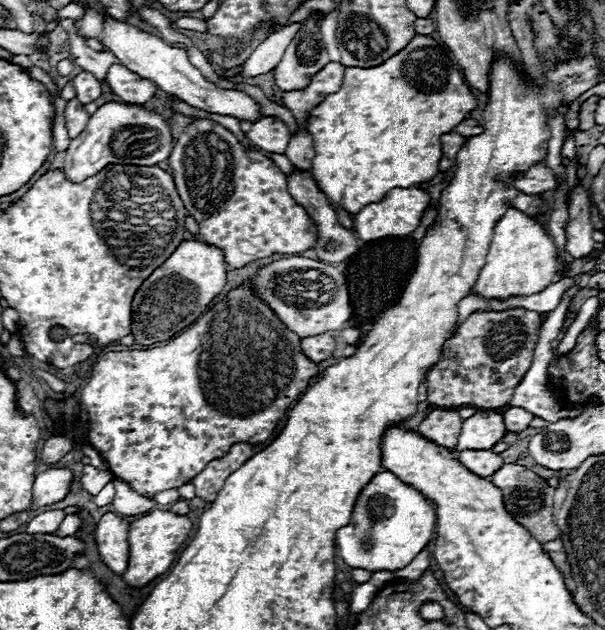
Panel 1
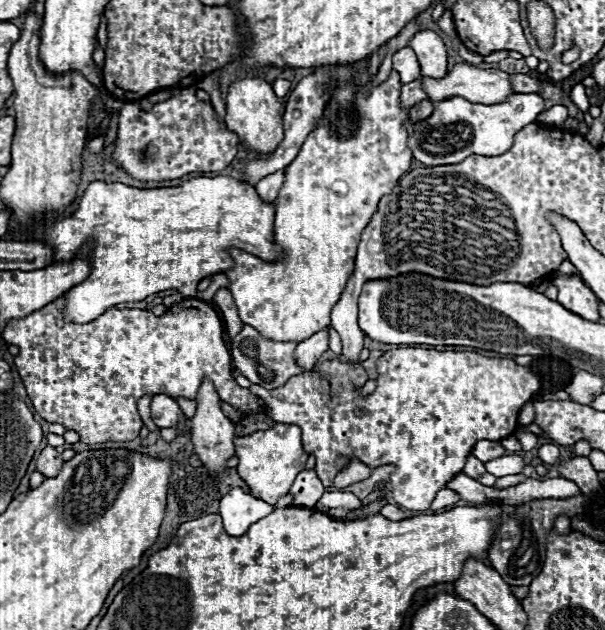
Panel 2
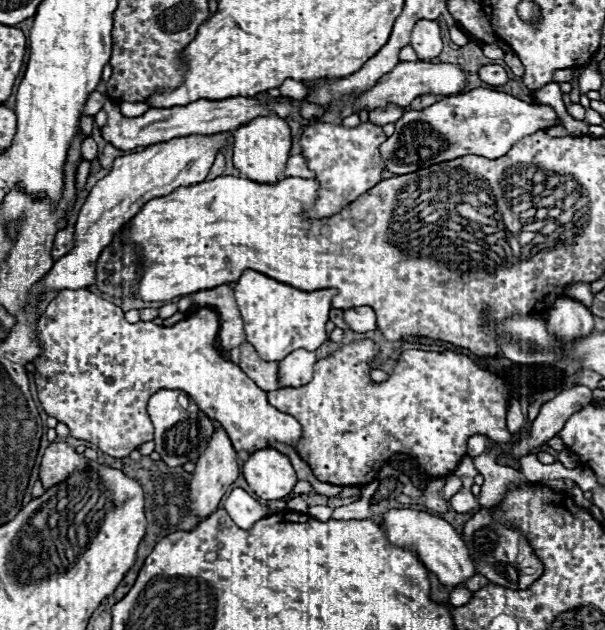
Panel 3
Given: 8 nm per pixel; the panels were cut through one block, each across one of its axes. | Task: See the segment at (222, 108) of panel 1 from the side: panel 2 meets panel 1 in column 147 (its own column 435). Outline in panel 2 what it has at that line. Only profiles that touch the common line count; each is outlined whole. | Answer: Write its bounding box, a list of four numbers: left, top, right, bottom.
[408,30,448,78]

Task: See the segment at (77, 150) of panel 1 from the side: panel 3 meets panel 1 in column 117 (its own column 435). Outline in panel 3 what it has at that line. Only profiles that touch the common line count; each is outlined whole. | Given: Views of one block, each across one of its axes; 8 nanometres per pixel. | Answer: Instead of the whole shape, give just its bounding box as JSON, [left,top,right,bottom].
[380,88,562,176]

